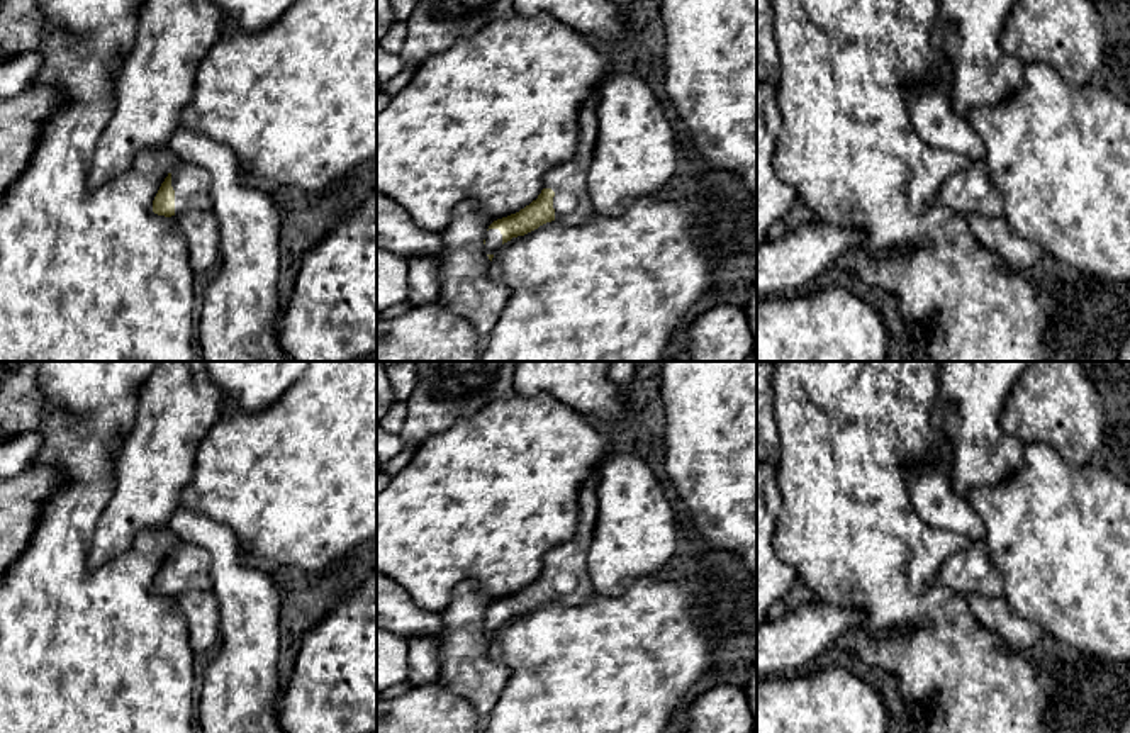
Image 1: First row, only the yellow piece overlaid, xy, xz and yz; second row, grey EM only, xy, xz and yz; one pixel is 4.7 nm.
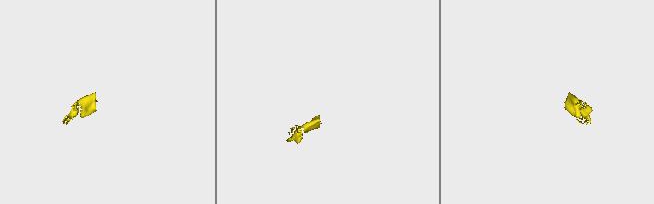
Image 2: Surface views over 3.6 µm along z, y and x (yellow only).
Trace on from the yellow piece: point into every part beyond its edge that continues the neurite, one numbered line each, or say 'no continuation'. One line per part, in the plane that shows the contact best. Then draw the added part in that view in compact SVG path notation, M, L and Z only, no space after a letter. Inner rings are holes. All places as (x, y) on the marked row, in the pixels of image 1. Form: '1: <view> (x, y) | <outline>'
1: xy (190, 182) | M180 163L171 171L175 190L175 215L188 210L210 210L210 175L193 163Z
2: xz (492, 238) | M489 229L485 234L485 253L494 255L502 246L502 234L499 229Z

